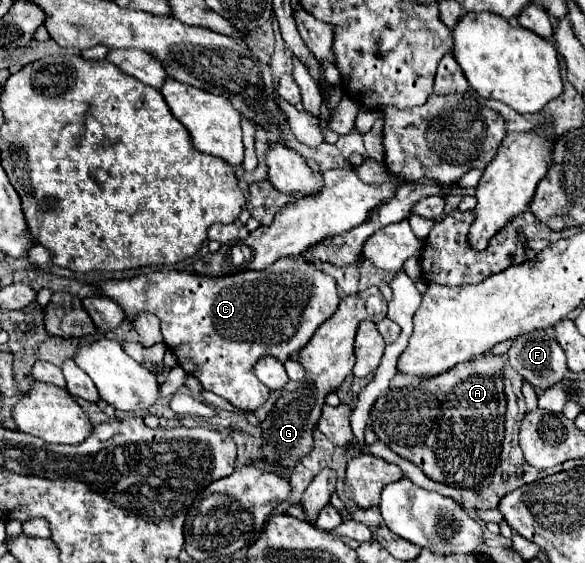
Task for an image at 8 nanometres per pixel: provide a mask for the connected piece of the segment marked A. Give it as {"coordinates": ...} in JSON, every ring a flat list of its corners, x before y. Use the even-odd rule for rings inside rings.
{"coordinates":[[485,352,419,384,389,390,371,408,373,432,395,454,419,466,431,480,455,488,481,490,499,464,497,456,505,436,507,398,501,378,503,362,499,360,503,358]]}

